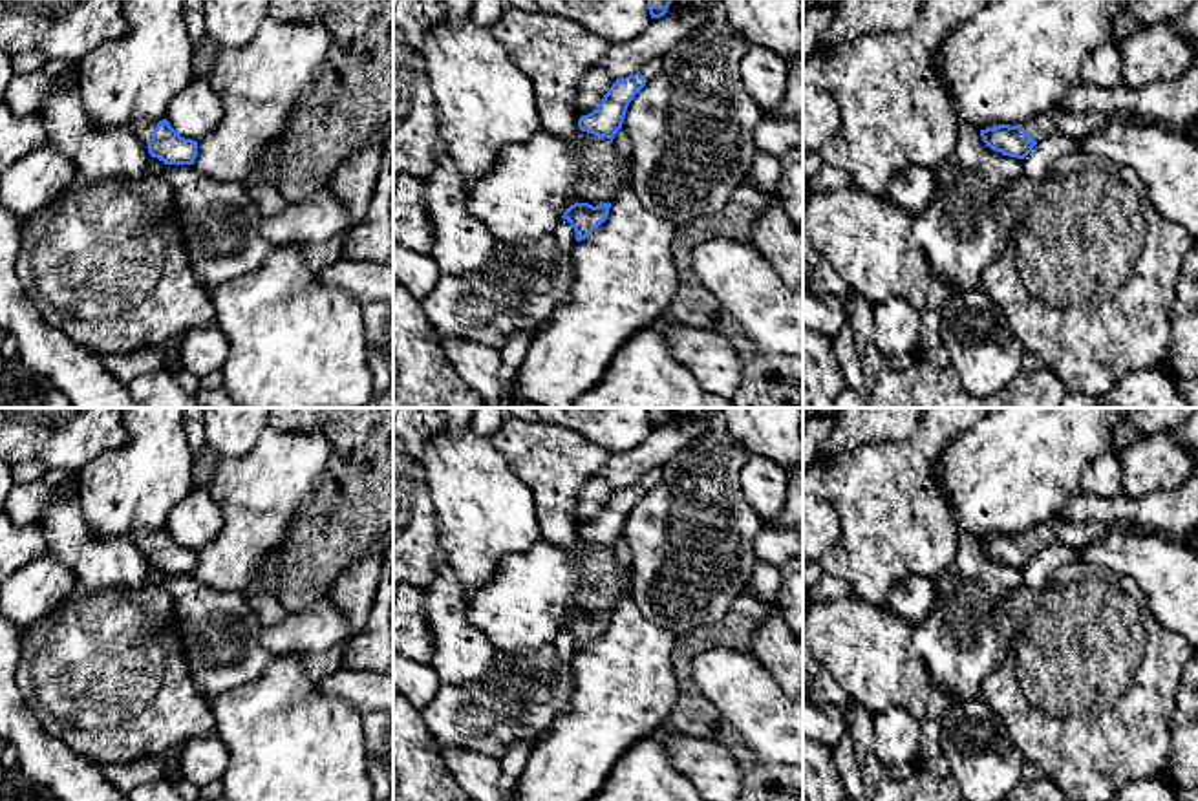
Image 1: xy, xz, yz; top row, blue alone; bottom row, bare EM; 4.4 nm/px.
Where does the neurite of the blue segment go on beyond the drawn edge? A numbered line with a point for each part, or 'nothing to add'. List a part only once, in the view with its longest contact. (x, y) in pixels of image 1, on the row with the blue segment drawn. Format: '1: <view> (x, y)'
1: xy (143, 128)

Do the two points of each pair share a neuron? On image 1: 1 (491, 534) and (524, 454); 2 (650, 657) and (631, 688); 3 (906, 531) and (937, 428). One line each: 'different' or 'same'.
1: different
2: same
3: same

